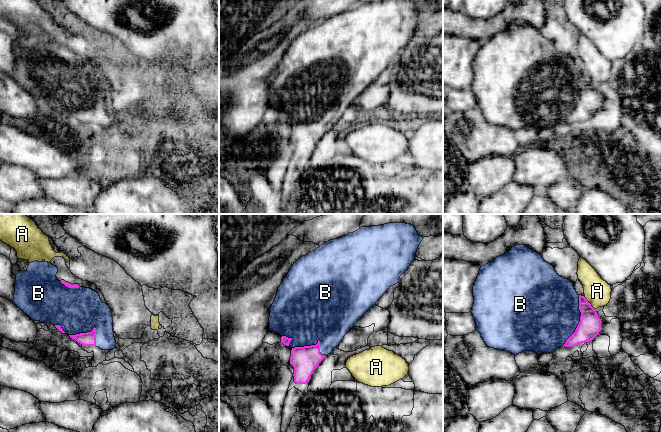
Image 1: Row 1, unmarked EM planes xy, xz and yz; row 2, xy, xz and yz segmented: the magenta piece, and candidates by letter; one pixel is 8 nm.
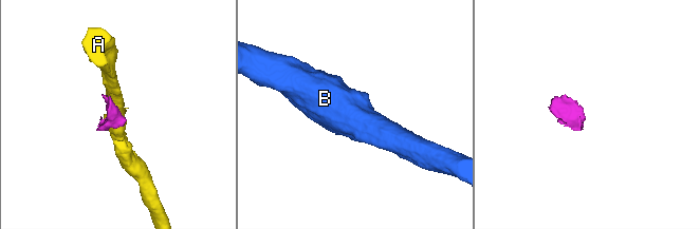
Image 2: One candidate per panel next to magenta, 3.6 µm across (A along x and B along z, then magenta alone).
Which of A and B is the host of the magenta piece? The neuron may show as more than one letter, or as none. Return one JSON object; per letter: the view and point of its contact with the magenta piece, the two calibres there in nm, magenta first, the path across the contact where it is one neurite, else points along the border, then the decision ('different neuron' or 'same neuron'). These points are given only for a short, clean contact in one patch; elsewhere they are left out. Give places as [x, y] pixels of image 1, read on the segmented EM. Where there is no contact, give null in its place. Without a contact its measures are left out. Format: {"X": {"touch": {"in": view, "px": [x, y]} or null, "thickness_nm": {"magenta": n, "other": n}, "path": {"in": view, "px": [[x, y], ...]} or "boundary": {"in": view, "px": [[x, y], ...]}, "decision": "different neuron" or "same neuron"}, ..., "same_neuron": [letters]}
{"A": {"touch": {"in": "yz", "px": [589, 303]}, "thickness_nm": {"magenta": 180, "other": 200}, "boundary": {"in": "yz", "px": [[584, 297], [595, 309]]}, "decision": "different neuron"}, "B": {"touch": {"in": "yz", "px": [580, 320]}, "thickness_nm": {"magenta": 180, "other": 480}, "decision": "same neuron"}, "same_neuron": ["B"]}

